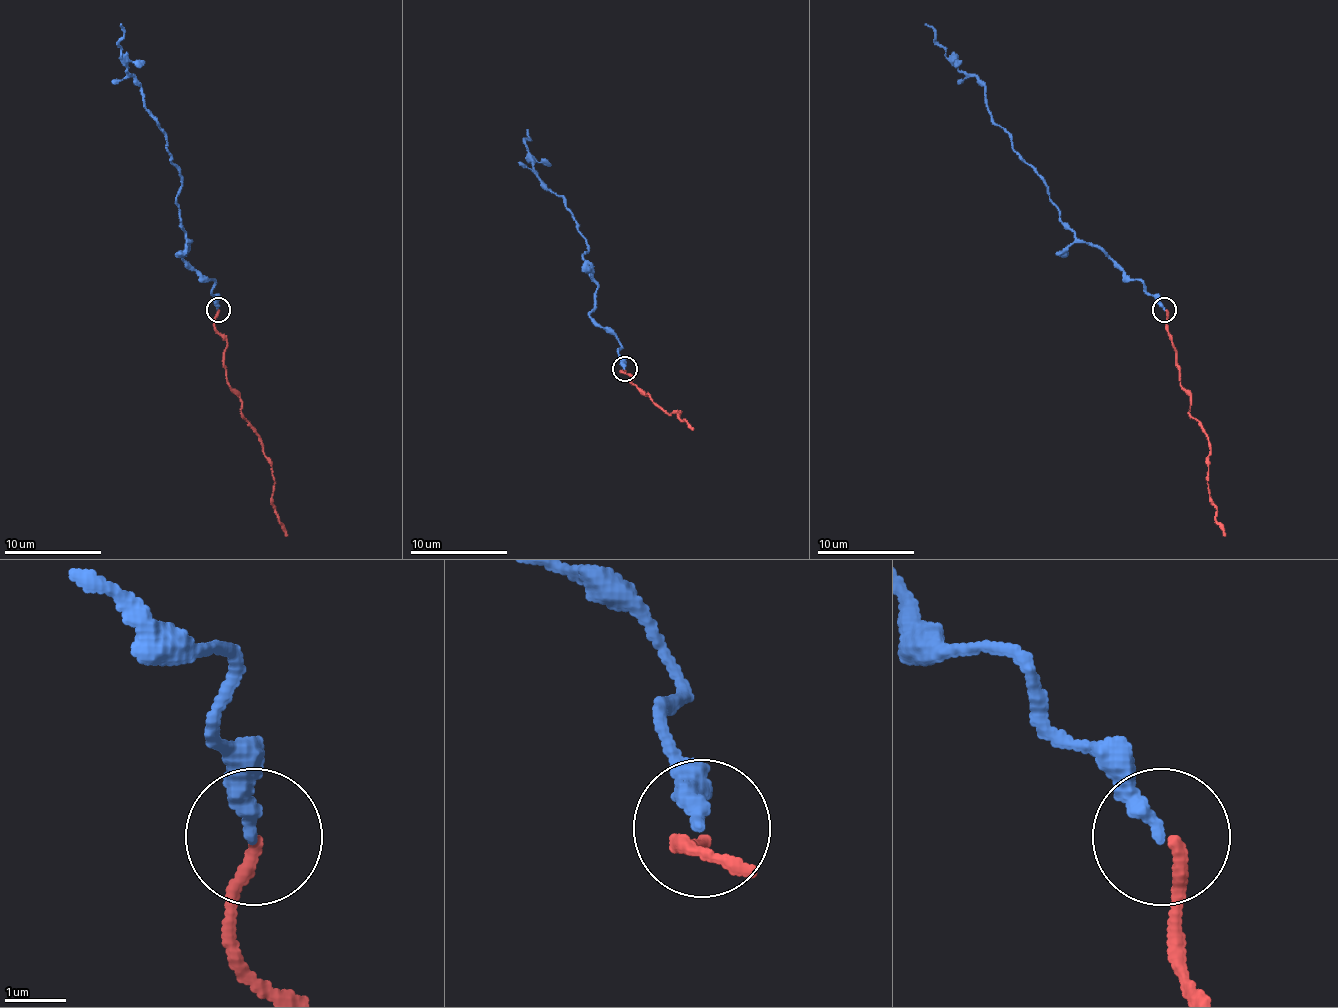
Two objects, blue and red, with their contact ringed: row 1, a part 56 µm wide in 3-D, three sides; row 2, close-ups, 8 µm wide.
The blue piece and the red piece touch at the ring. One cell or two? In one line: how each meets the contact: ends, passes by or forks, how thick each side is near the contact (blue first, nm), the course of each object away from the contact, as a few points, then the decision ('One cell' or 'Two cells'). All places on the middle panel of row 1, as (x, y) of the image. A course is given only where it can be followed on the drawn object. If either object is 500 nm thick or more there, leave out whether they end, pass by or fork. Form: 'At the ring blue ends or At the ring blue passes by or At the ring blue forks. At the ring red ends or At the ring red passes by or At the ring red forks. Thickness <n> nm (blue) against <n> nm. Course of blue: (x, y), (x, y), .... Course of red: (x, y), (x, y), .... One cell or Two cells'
At the ring blue ends. At the ring red ends. Thickness 280 nm (blue) against 220 nm. Course of blue: (625, 368), (620, 341), (591, 317), (596, 285), (583, 253), (588, 243), (561, 197), (537, 177), (527, 129). Course of red: (625, 371), (620, 371), (632, 375), (630, 380), (669, 415), (681, 412), (679, 415), (693, 429). One cell

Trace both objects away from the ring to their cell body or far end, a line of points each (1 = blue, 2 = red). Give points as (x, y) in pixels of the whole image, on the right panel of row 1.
1: (1164, 310), (1061, 220), (1039, 176), (985, 107), (985, 88), (963, 73), (924, 24)
2: (1166, 310), (1166, 330), (1176, 352), (1178, 381), (1190, 400), (1190, 415), (1210, 447), (1210, 503), (1225, 535)

